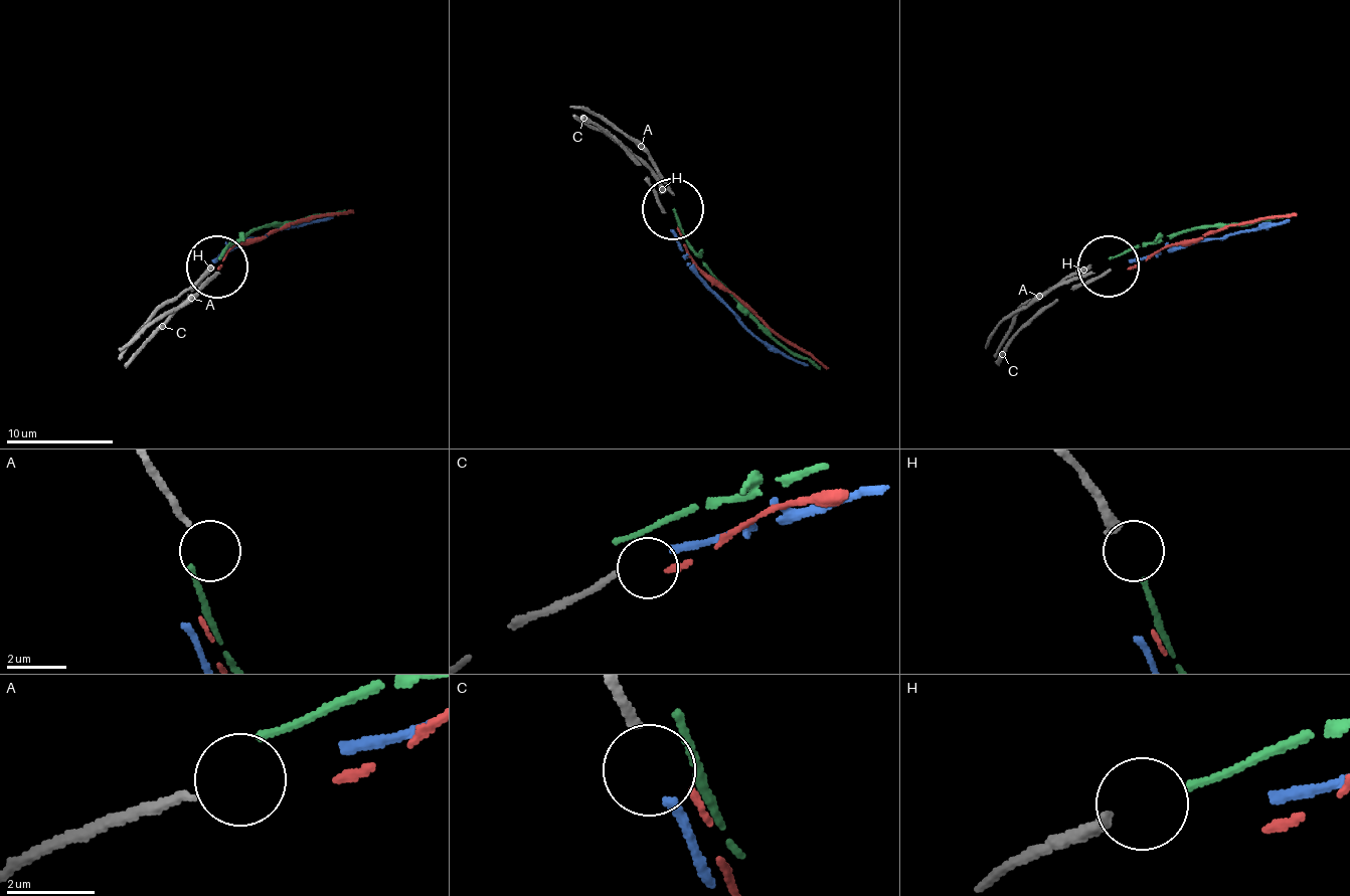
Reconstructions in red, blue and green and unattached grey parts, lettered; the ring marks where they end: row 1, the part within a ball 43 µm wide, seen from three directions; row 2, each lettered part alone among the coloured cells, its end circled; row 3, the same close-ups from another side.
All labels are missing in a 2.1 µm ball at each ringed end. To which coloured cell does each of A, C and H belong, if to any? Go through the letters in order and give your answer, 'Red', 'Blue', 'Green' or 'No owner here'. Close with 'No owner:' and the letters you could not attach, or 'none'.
A: No owner here
C: Blue
H: Green
No owner: A

